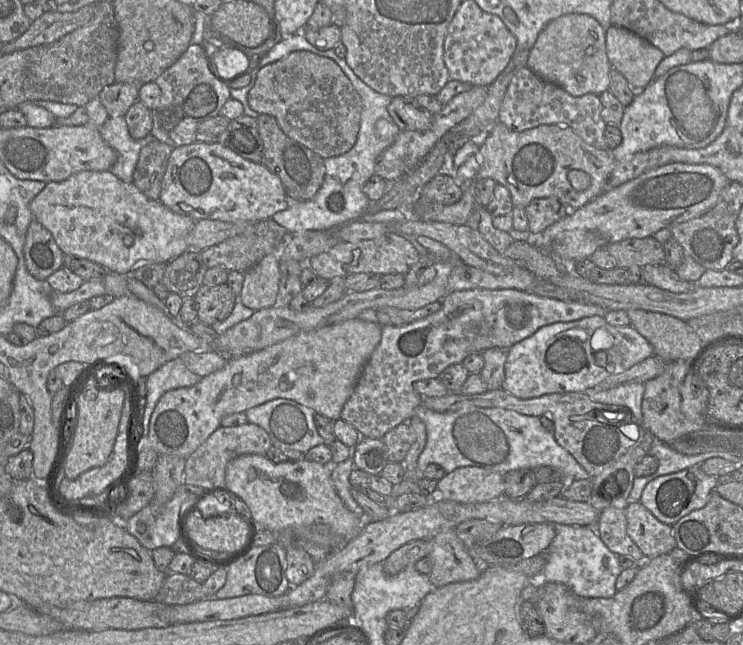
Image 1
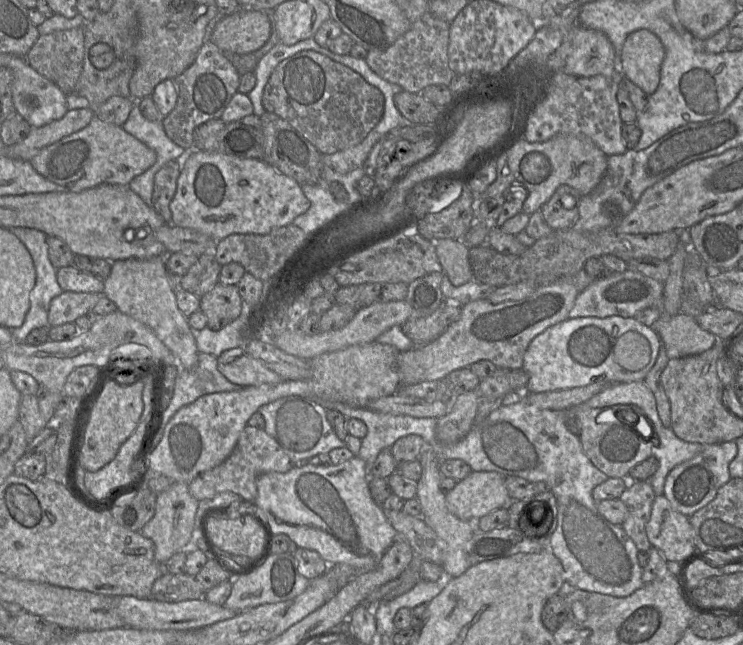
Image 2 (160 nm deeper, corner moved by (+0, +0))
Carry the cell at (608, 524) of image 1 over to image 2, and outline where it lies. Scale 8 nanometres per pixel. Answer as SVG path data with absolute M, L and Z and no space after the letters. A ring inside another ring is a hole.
M632 481L628 482L628 487L619 498L628 509L621 526L639 551L649 551L652 546L646 533L646 525L655 497L654 489L648 481Z

